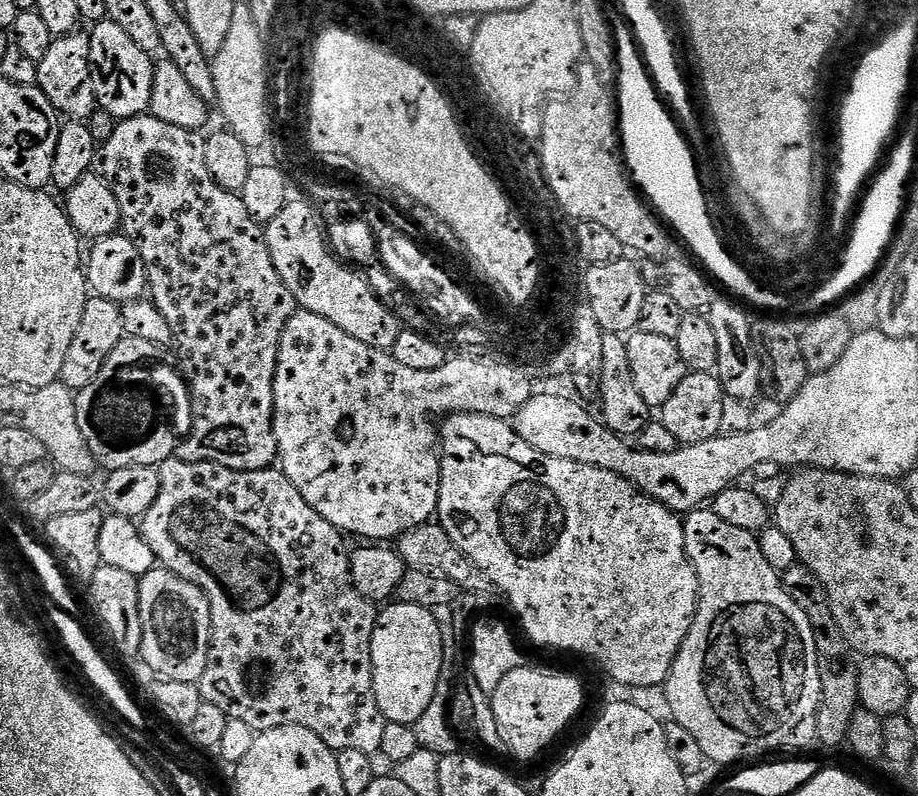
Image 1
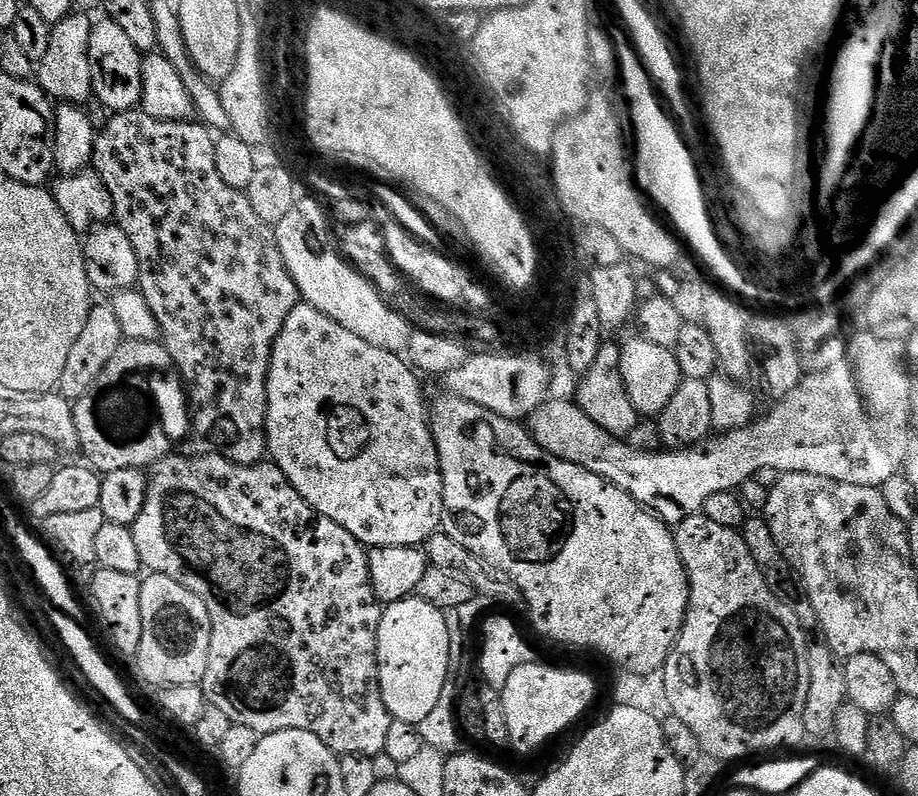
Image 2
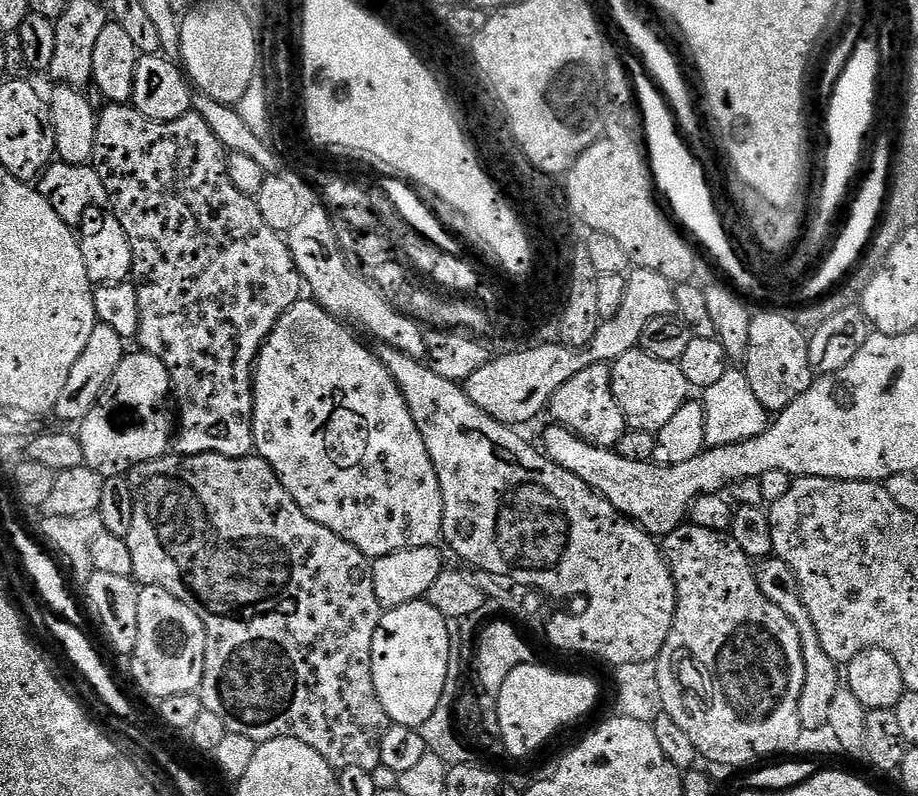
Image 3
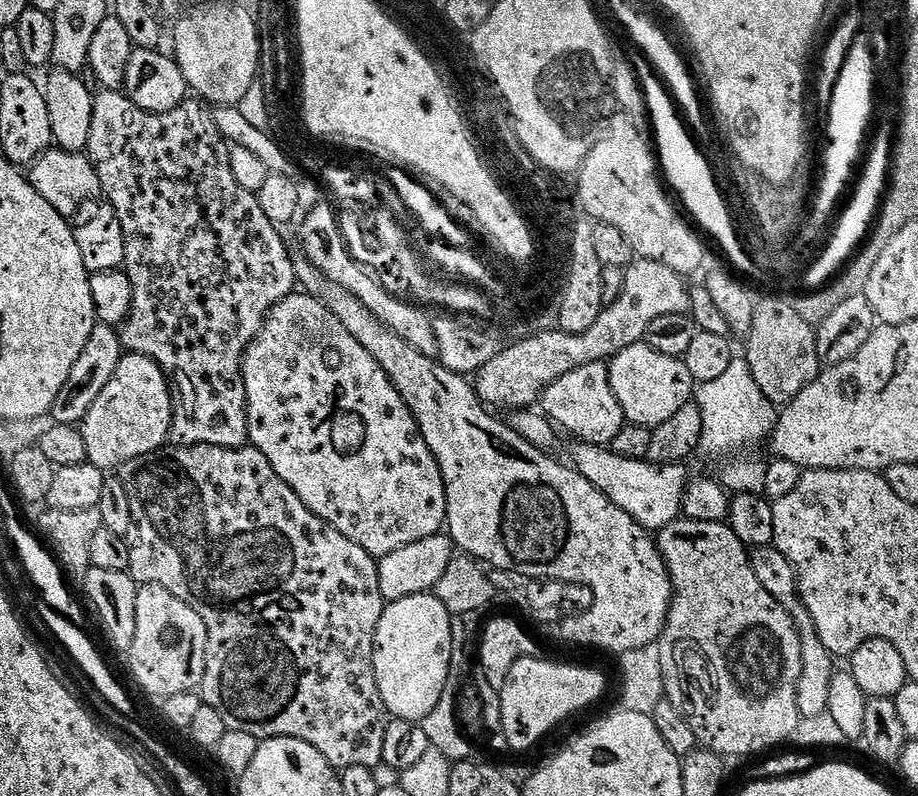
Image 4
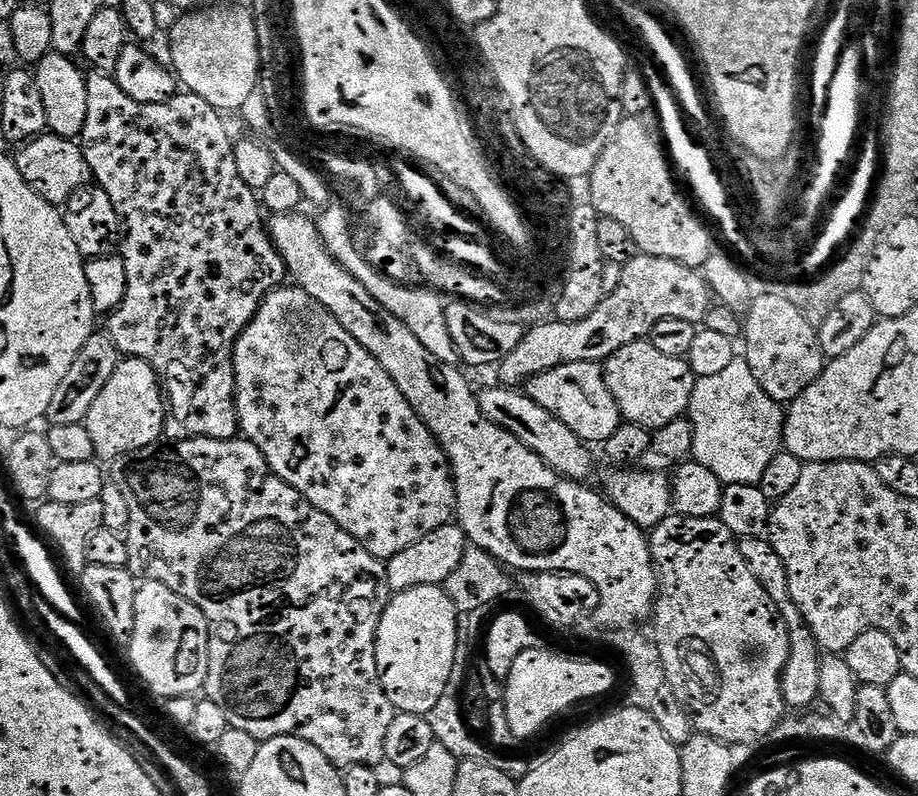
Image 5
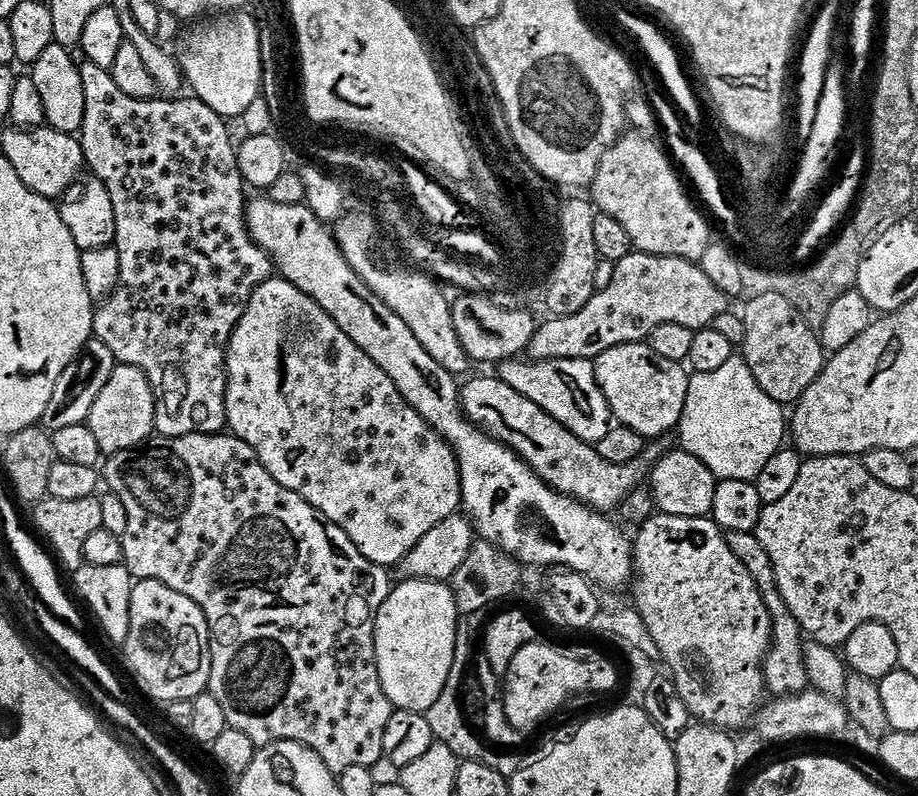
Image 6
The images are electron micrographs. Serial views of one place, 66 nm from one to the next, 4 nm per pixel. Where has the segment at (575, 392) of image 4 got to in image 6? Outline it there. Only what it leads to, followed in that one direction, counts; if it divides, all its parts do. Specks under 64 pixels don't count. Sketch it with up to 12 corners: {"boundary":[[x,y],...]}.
{"boundary":[[513,358],[498,380],[579,440],[614,417],[591,360]]}

